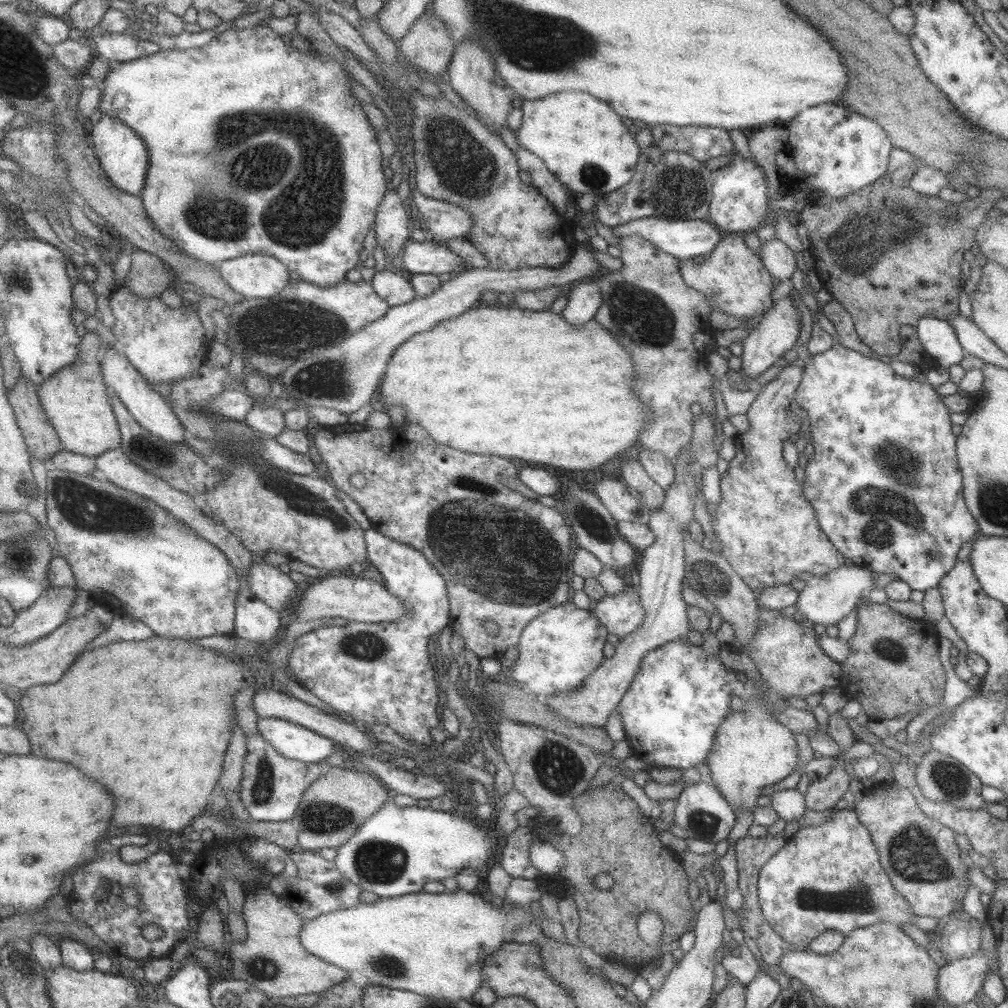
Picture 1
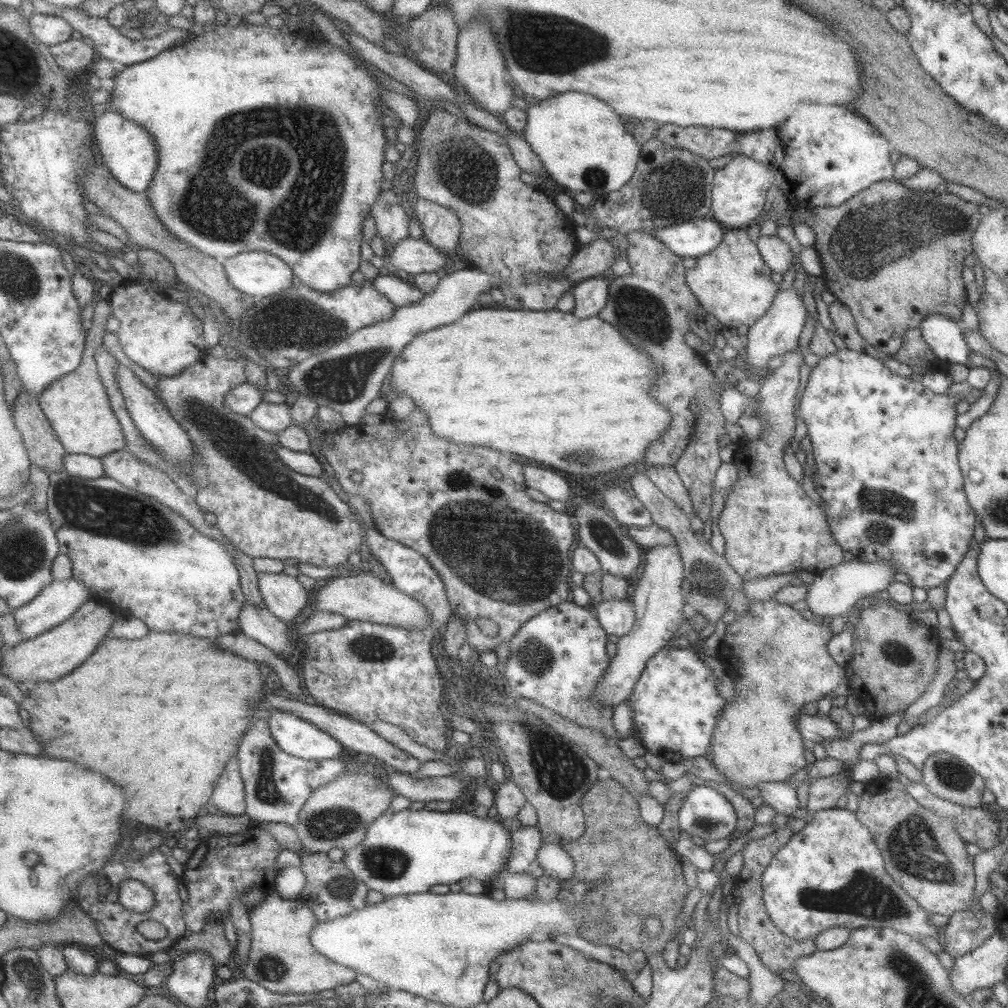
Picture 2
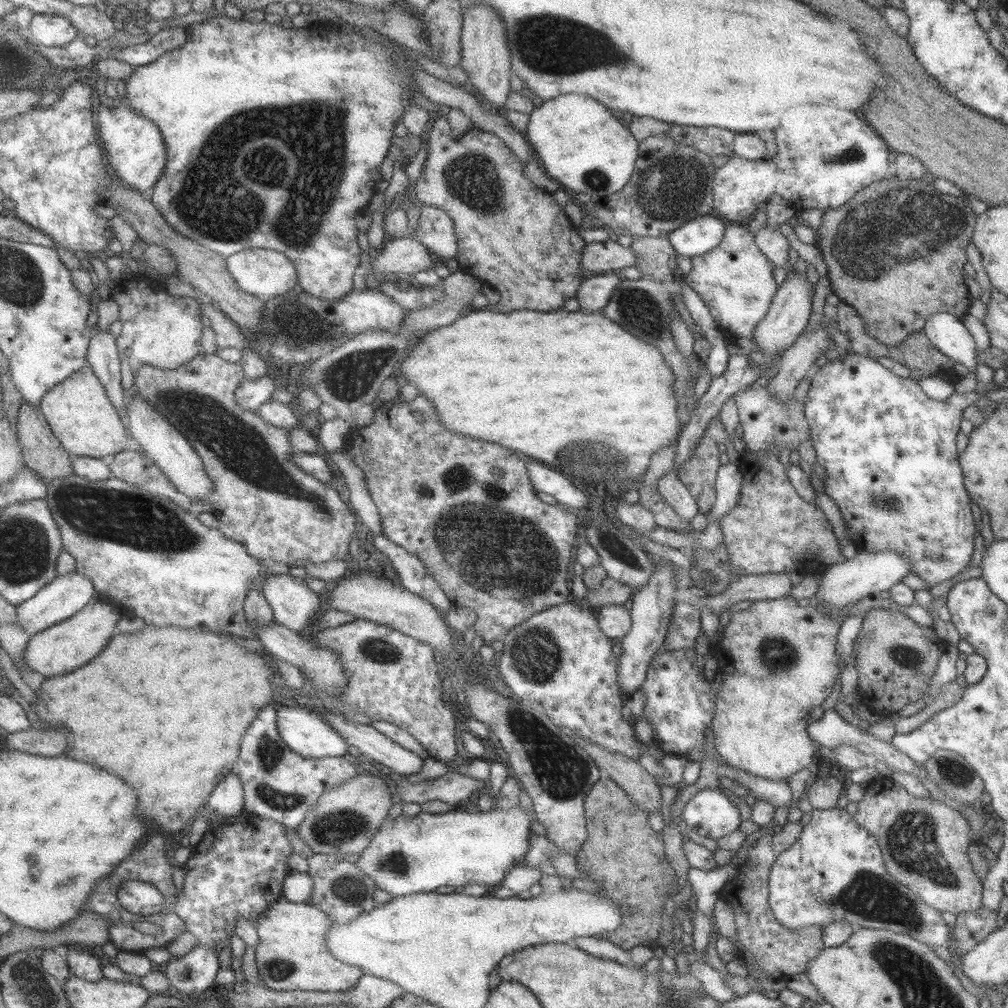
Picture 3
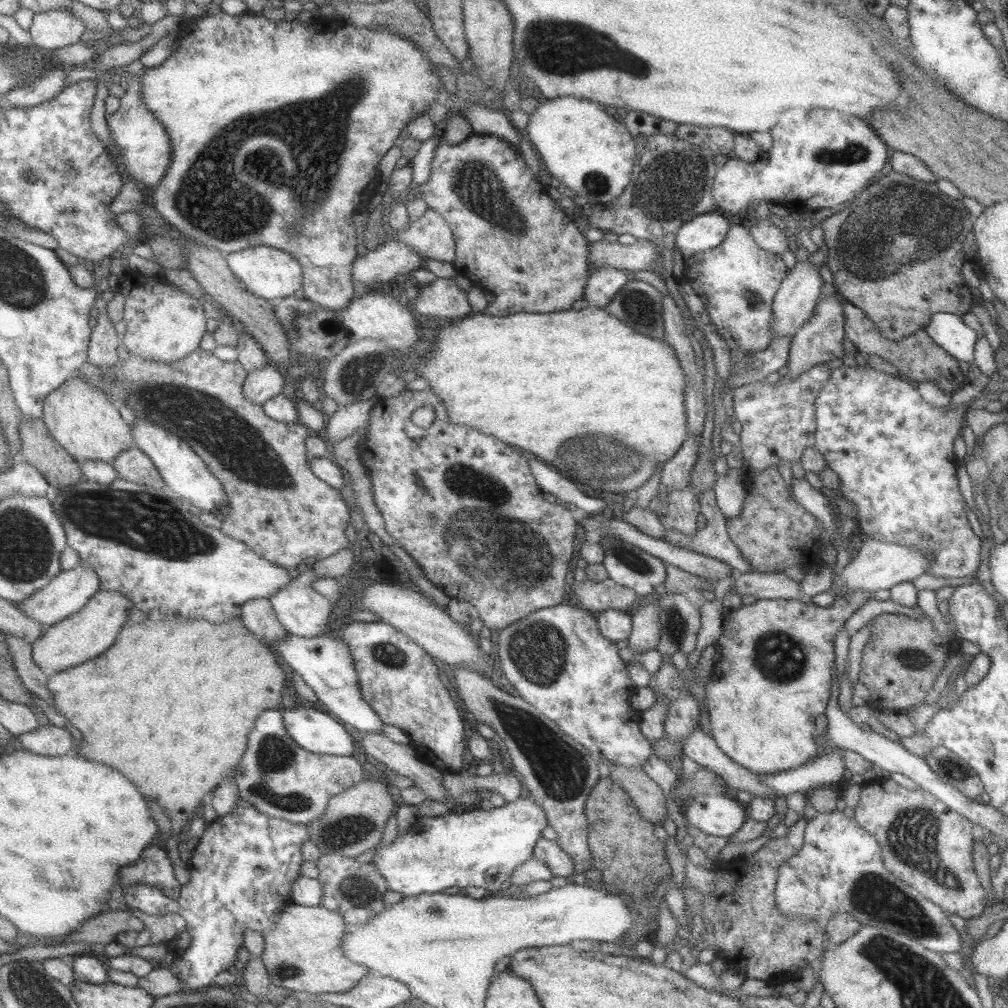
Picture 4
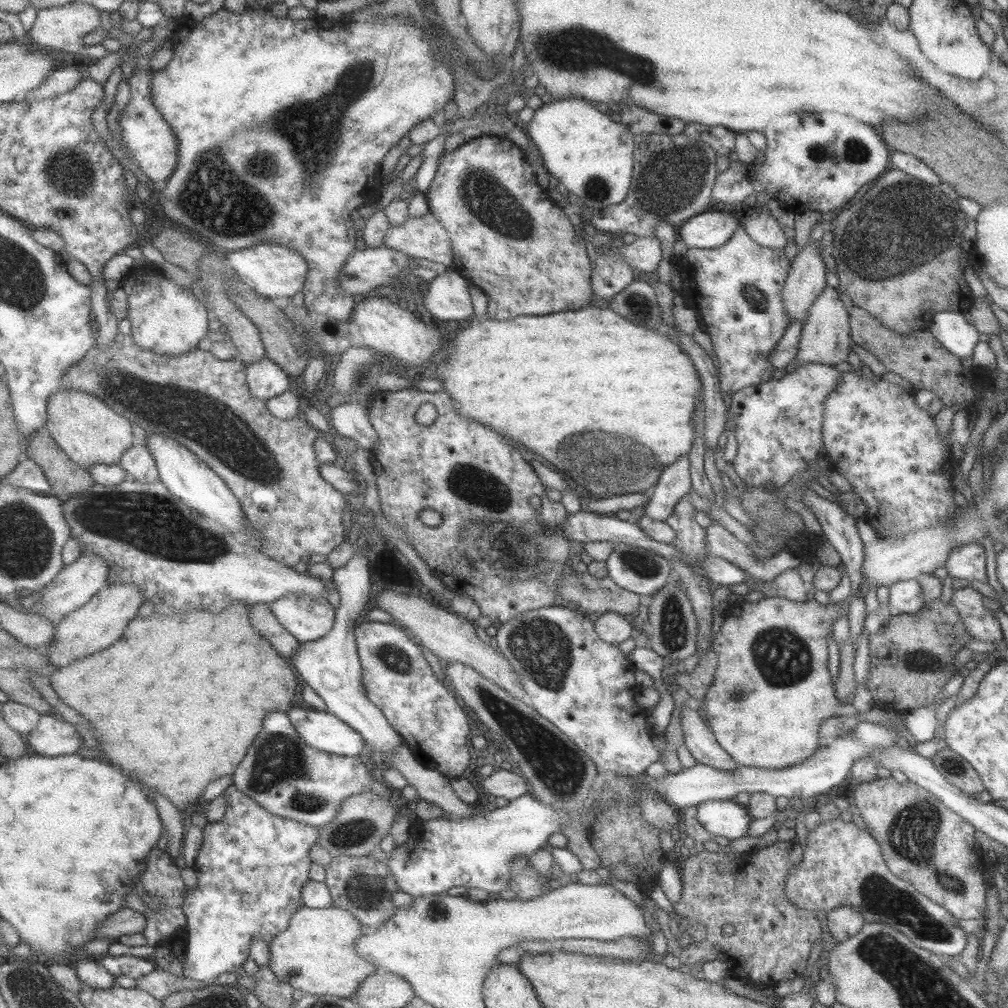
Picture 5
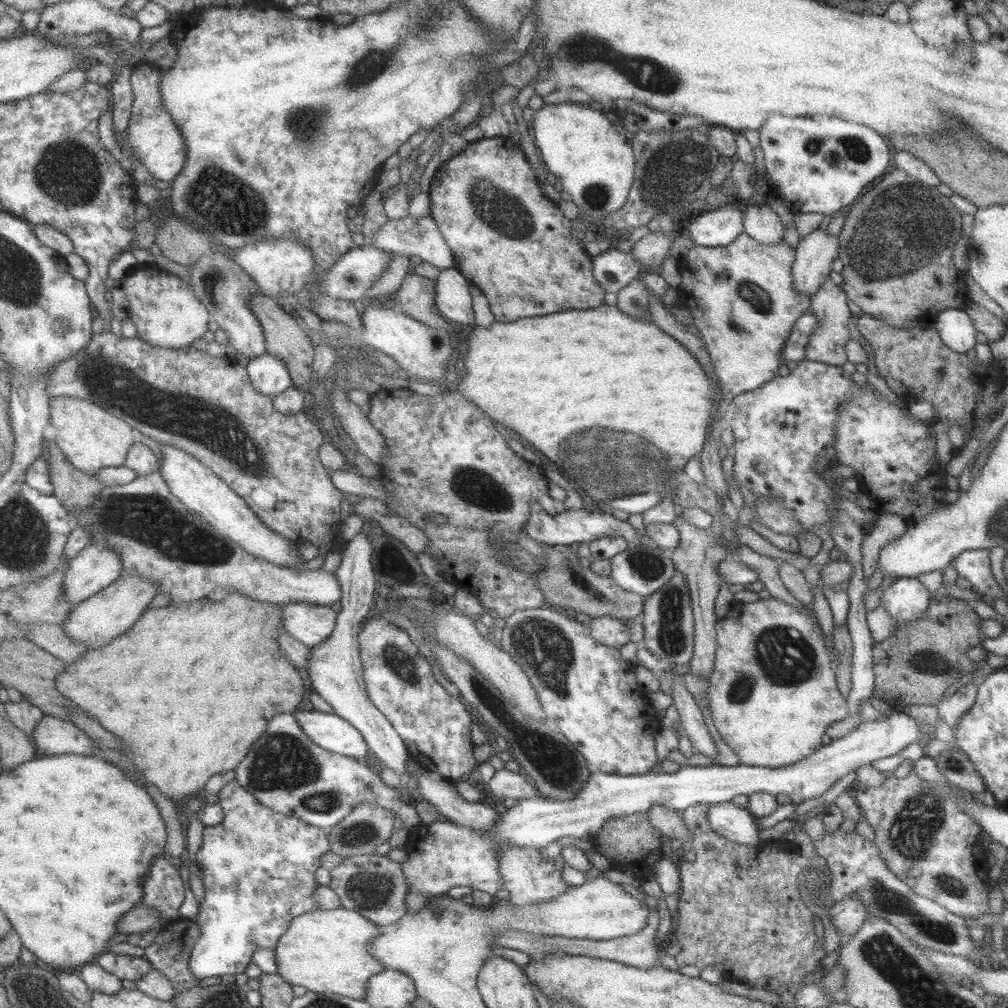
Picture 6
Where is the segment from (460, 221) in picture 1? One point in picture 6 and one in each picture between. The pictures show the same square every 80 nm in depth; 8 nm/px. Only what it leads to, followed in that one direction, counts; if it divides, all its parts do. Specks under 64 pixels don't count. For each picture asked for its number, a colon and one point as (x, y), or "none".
2: (442, 227)
3: (437, 230)
4: (431, 236)
5: (425, 237)
6: (422, 237)

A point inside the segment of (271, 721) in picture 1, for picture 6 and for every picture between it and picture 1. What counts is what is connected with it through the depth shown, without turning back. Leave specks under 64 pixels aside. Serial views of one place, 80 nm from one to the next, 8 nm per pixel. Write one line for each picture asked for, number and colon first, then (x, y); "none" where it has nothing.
2: (298, 737)
3: (305, 731)
4: (315, 729)
5: (322, 730)
6: (335, 734)

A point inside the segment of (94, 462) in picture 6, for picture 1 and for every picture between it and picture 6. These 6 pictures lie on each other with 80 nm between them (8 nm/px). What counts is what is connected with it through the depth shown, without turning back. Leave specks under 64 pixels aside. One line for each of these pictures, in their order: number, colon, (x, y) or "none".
1: (79, 404)
2: (78, 405)
3: (79, 410)
4: (80, 415)
5: (91, 431)

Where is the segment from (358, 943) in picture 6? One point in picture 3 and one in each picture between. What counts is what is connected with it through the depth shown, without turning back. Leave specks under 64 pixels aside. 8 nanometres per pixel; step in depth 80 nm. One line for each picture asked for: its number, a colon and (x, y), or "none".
3: (292, 954)
4: (303, 952)
5: (316, 954)

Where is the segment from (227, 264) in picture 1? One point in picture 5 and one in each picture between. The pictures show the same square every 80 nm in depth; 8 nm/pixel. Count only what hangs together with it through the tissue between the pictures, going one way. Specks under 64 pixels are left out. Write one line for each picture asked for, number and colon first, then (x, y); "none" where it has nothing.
2: (258, 274)
3: (265, 273)
4: (271, 273)
5: (274, 271)

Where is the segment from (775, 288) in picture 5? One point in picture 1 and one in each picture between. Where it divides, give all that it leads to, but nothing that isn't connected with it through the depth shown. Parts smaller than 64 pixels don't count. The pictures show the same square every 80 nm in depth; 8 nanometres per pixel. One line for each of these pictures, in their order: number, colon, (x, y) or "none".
1: (734, 280)
2: (731, 282)
3: (734, 280)
4: (736, 280)

